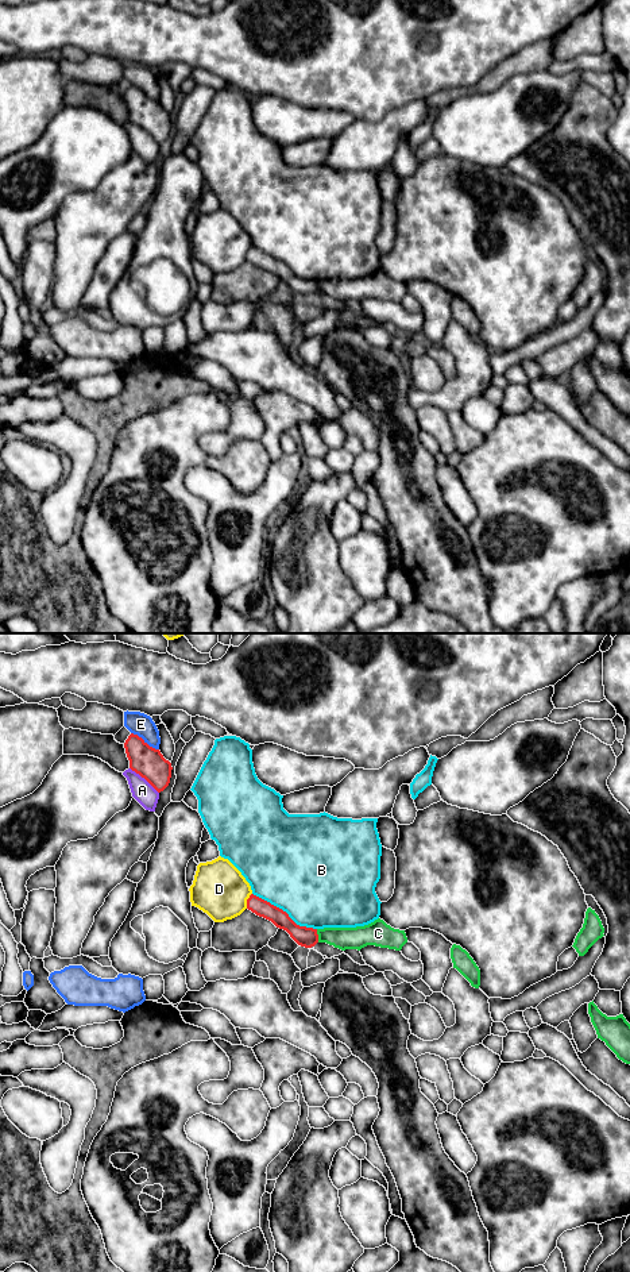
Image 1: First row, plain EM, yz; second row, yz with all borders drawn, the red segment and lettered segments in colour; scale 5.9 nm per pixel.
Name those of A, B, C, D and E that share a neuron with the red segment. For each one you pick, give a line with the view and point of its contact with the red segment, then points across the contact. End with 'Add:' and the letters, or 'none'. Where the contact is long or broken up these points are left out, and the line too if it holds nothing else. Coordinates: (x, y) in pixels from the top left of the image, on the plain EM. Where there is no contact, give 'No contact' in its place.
Add: none

